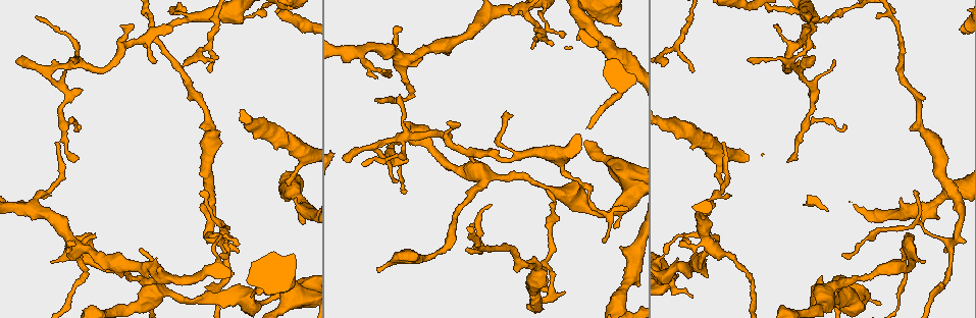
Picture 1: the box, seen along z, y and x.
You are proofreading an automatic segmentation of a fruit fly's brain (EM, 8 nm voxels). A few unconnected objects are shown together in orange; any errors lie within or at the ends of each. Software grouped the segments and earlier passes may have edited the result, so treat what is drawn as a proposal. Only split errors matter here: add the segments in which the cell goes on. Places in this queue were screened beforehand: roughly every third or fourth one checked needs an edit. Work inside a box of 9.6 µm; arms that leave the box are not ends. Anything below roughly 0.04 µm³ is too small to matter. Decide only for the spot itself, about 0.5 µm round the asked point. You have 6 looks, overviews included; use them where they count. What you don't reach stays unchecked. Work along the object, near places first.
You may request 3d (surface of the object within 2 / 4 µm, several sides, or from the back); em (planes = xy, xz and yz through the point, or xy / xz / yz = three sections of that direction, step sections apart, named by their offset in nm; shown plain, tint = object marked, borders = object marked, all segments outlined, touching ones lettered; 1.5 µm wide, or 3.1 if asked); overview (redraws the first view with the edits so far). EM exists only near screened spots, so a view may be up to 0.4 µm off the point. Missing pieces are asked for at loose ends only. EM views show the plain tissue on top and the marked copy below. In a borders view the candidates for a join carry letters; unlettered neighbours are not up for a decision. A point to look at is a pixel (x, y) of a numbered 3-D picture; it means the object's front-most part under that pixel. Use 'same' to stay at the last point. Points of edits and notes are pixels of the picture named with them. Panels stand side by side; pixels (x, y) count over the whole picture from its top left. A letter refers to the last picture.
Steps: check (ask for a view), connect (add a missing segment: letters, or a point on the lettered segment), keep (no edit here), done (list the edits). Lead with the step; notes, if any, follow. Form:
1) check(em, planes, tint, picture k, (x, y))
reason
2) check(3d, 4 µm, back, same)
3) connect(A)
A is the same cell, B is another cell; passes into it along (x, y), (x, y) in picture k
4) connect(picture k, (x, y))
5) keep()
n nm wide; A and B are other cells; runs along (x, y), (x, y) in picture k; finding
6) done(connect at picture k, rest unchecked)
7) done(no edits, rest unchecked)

check(em, yz, step 4, tint, picture 1, (713, 237))
branch stops here

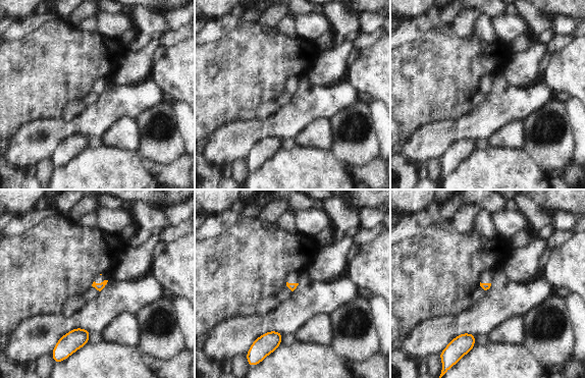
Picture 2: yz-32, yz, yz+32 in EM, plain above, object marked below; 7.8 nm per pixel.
check(em, planes, tint, same)
another direction

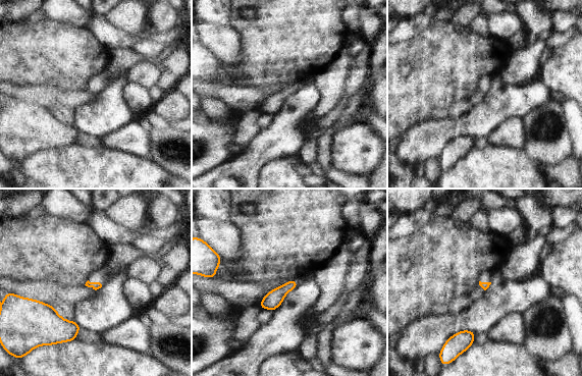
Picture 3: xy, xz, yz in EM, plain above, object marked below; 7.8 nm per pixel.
check(em, planes, borders, same)

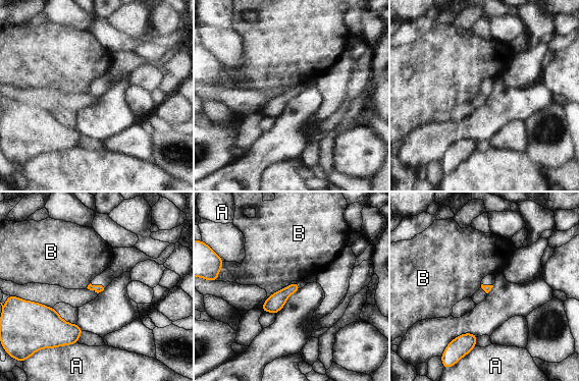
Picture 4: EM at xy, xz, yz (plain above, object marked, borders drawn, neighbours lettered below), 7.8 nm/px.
keep()
B touches over 240 nm; A and B are other cells; border along (280, 288), (272, 292), (260, 309) in picture 4; no lettered segment goes on from it

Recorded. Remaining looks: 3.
check(3d, 2 µm, picture 1, (286, 182))
free end

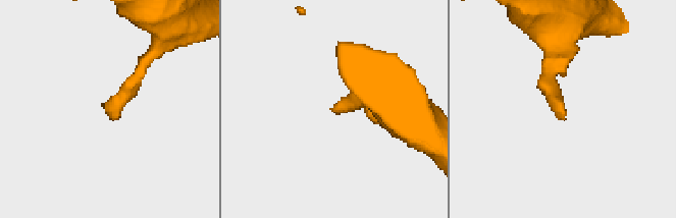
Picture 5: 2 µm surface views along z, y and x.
check(em, planes, borders, picture 5, (564, 113))
need the tissue

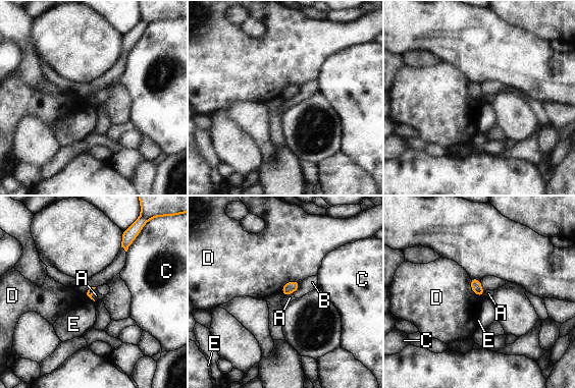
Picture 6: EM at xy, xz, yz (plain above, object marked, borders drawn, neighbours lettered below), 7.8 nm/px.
keep()
A, B, C, D and E are other cells; no lettered segment goes on from it

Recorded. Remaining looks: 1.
check(em, planes, borders, picture 1, (17, 59))
free end

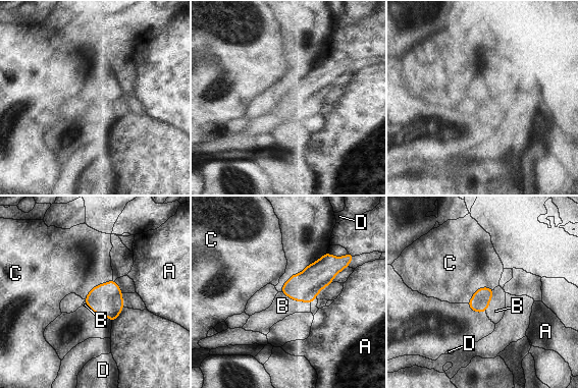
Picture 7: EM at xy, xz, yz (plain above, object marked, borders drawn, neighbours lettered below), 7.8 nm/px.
connect(B)
B is the same cell, A, C and D are other cells; it goes on there

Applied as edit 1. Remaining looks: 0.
done(connect at picture 7, rest unchecked)

